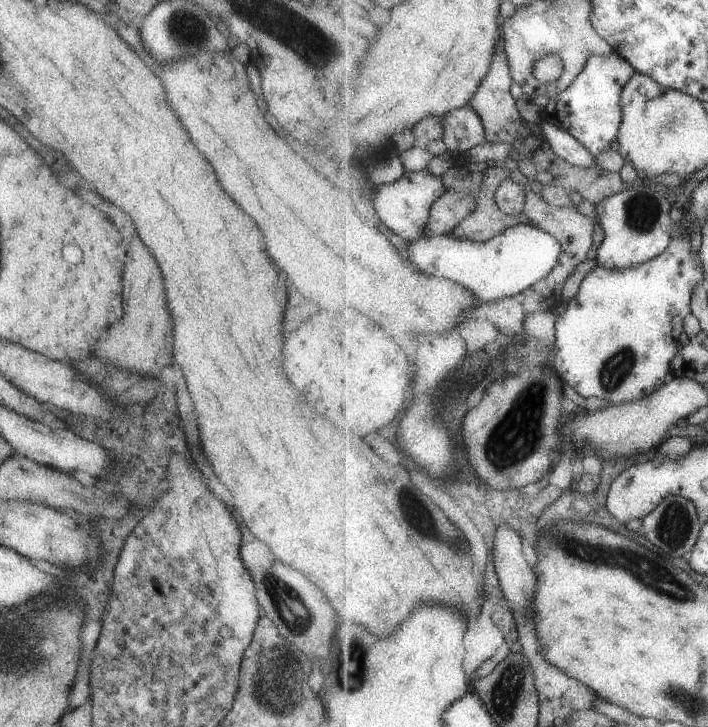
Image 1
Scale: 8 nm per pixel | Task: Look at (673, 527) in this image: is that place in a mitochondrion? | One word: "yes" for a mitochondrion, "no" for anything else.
yes

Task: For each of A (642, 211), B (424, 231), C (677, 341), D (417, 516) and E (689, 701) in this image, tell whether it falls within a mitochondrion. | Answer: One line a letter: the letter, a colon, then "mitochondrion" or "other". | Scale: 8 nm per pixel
A: mitochondrion
B: other
C: other
D: mitochondrion
E: mitochondrion

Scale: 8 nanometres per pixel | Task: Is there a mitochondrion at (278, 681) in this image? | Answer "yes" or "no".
yes

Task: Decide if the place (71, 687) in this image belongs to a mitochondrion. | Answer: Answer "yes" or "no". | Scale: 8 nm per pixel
no

